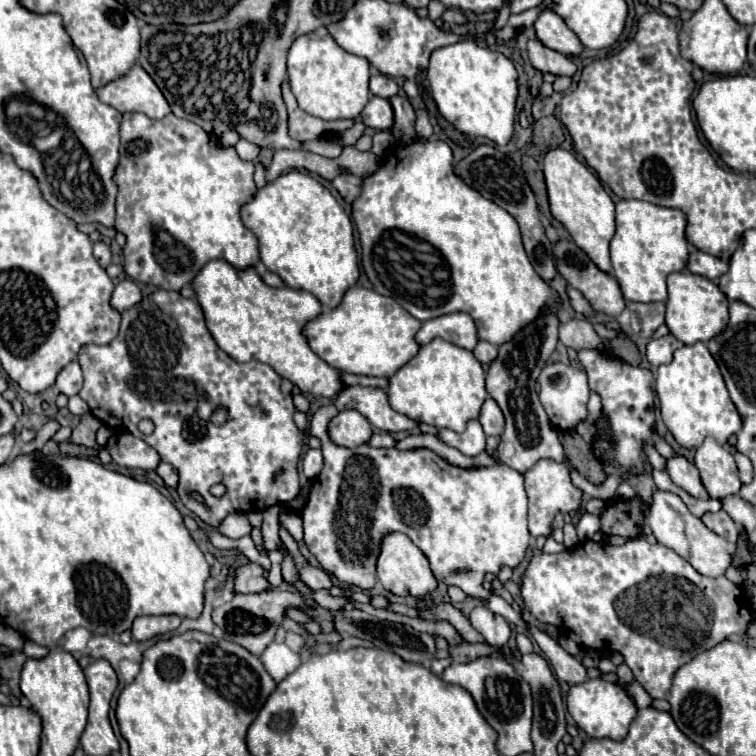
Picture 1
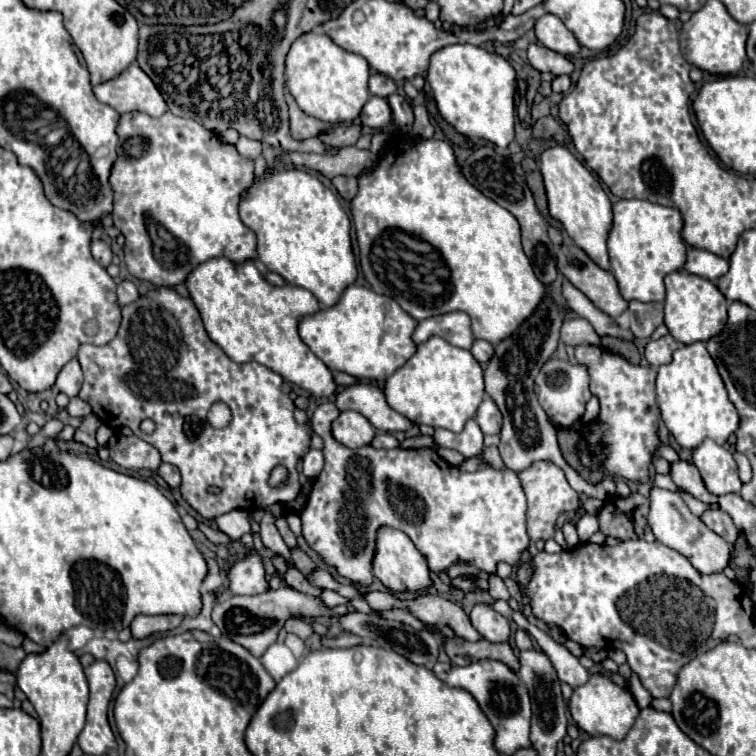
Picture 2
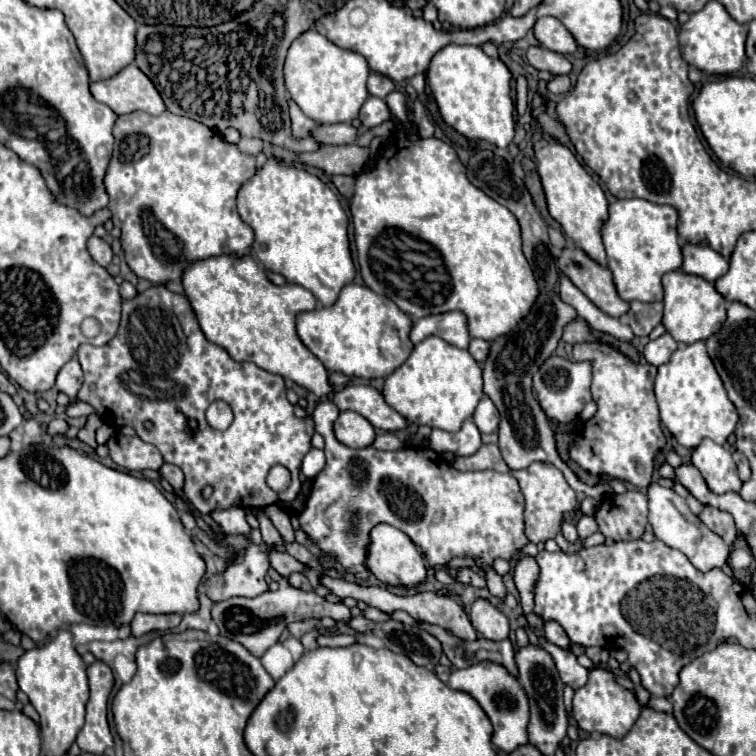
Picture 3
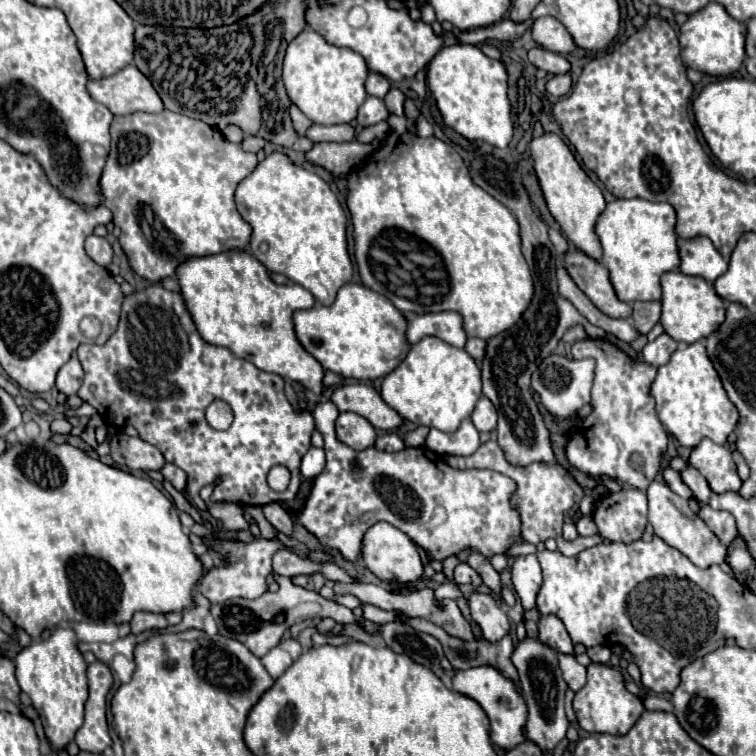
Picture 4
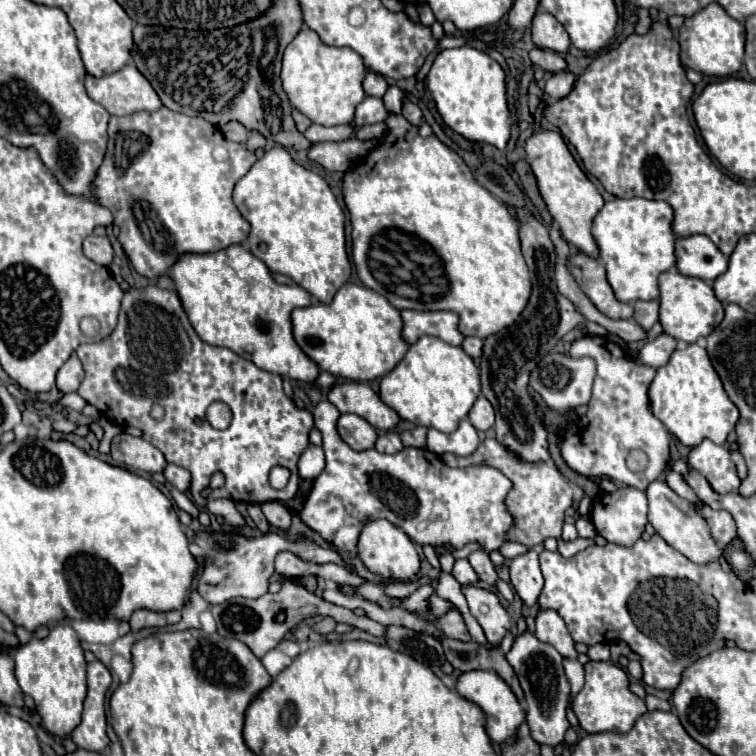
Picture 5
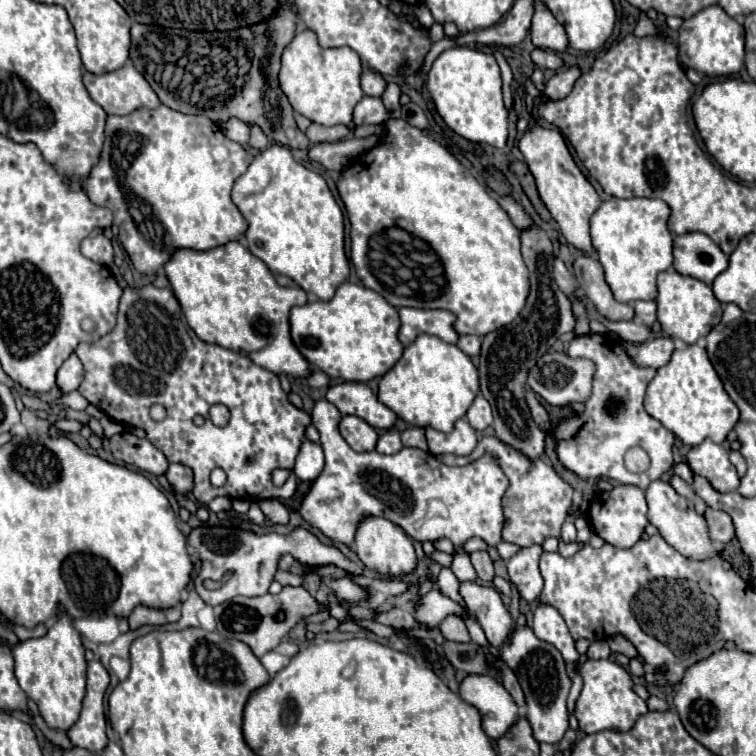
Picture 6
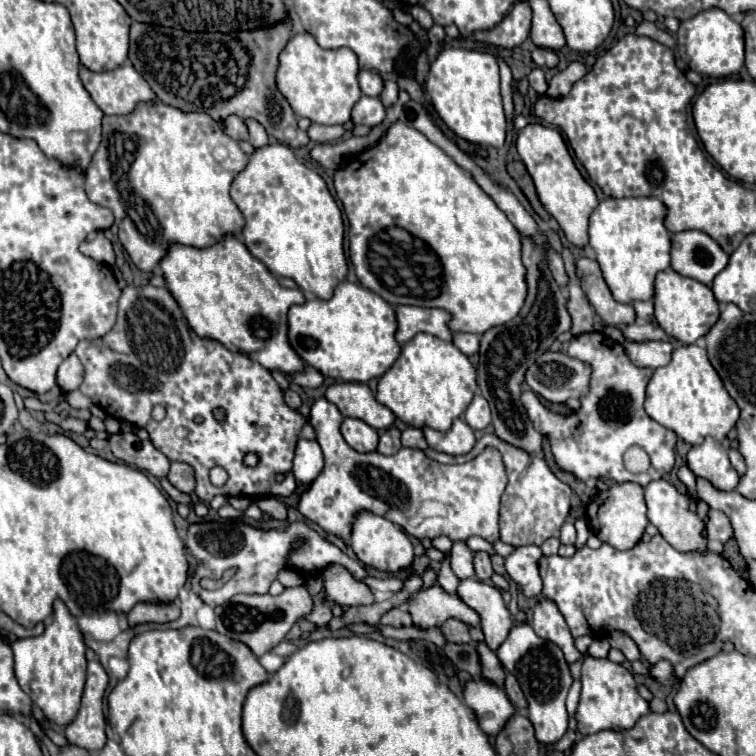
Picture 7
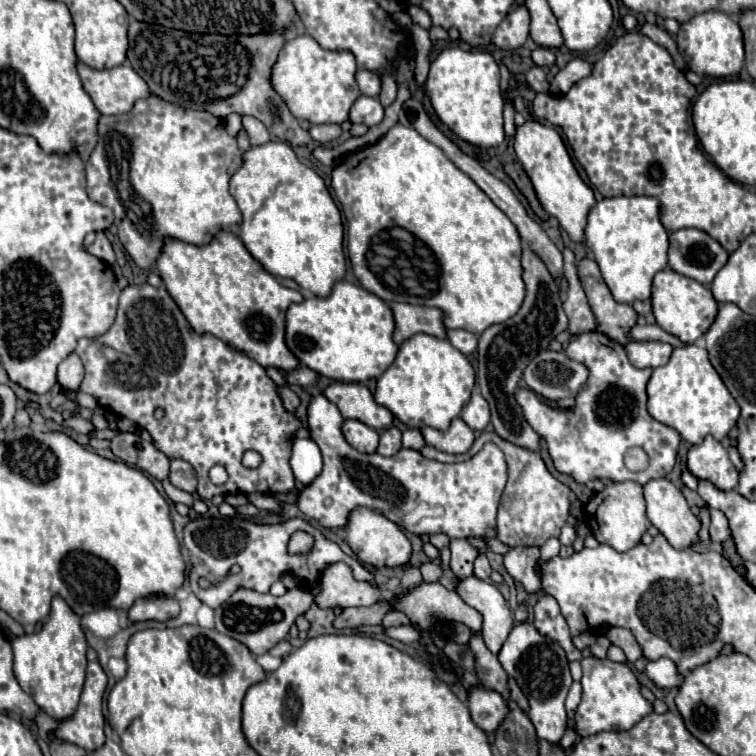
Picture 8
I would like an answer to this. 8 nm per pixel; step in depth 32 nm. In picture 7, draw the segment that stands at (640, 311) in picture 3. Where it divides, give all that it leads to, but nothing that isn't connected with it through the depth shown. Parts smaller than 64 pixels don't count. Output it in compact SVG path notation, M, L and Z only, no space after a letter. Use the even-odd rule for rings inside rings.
M636 302L634 310L636 310L638 320L646 320L646 322L654 320L654 304L652 302Z

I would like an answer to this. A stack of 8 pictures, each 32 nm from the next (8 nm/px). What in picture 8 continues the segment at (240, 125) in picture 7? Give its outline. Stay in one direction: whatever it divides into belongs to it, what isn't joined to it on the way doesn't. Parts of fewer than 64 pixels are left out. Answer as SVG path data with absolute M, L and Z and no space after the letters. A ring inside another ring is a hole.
M232 114L232 116L226 116L224 118L224 124L226 124L226 132L230 134L230 136L238 136L238 132L244 128L242 126L242 118L240 116L236 116L236 114Z

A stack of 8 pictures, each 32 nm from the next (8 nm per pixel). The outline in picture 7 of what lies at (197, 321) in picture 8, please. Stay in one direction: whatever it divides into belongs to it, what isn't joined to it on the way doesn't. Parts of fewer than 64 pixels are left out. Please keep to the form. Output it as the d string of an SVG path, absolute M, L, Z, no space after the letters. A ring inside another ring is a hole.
M226 236L224 242L210 248L176 244L160 266L172 296L200 338L210 338L228 350L242 352L268 370L284 374L304 372L304 360L288 342L288 308L304 304L306 298L300 288L280 286L240 238Z

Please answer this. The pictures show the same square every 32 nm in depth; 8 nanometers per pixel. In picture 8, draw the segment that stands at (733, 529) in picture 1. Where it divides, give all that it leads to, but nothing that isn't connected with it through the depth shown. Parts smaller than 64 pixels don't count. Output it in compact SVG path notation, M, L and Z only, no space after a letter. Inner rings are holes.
M710 508L710 540L712 542L726 542L732 536L728 518L720 510Z

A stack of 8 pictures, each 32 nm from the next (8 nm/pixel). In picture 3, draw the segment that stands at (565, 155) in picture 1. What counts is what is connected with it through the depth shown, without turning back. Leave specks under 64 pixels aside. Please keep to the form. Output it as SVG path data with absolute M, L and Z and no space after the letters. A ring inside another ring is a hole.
M556 140L536 142L536 164L546 192L546 202L550 216L562 224L562 230L582 248L594 262L608 266L606 248L602 242L602 228L608 220L608 200L600 184L586 172L586 168L576 160L576 156Z

